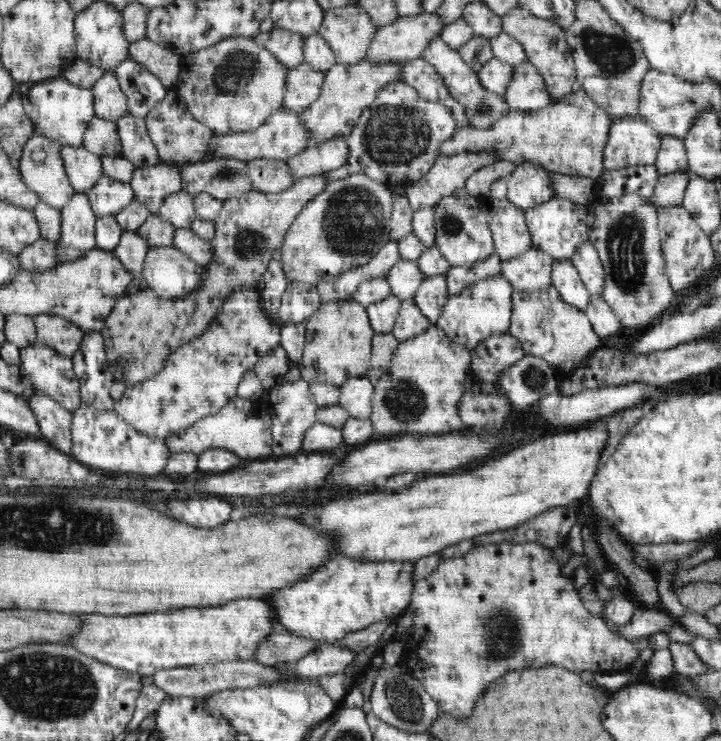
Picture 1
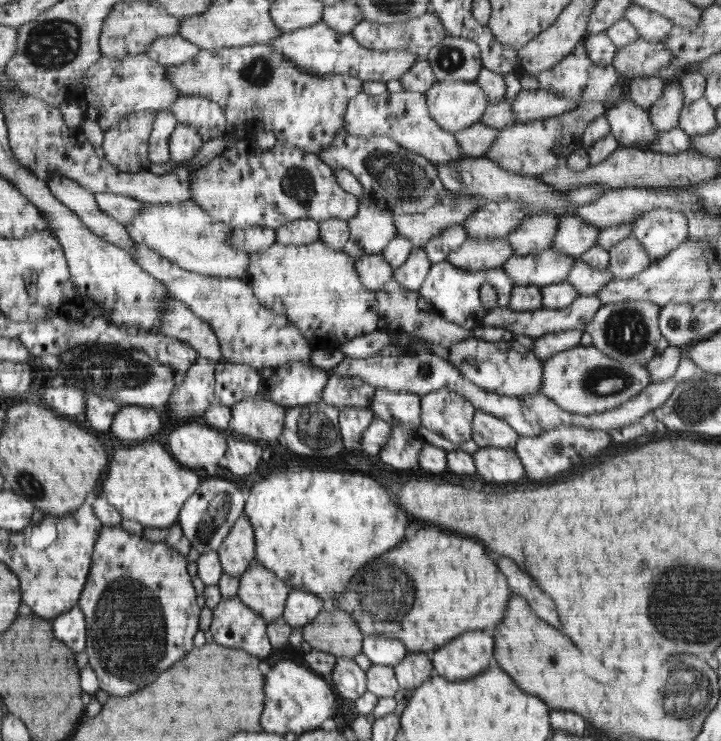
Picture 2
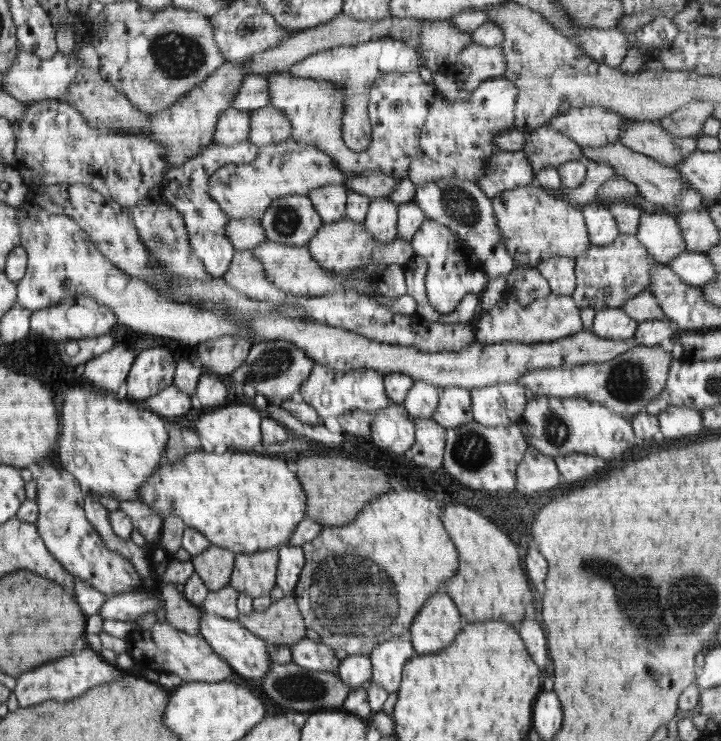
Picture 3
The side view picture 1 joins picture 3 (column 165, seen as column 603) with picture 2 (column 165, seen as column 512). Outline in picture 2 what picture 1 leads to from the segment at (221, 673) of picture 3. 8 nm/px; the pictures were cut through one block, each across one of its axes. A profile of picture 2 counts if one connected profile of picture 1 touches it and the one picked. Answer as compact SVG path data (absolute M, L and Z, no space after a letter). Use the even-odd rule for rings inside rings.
M103 526L94 552L94 570L90 570L90 586L82 594L78 605L86 610L86 622L90 622L89 665L96 673L100 688L112 697L126 696L134 690L154 682L160 672L170 668L176 660L188 656L198 632L196 592L186 570L186 558L176 549L160 542L146 542L140 535L131 534L122 527Z

